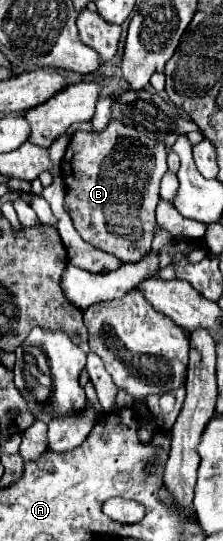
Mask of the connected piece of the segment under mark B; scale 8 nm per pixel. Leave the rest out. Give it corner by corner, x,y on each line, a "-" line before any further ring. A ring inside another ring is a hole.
109,121
99,133
77,131
61,161
65,211
87,243
115,255
123,263
135,263
151,249
157,229
155,207
159,203
159,183
165,173
165,145
151,141
133,127

